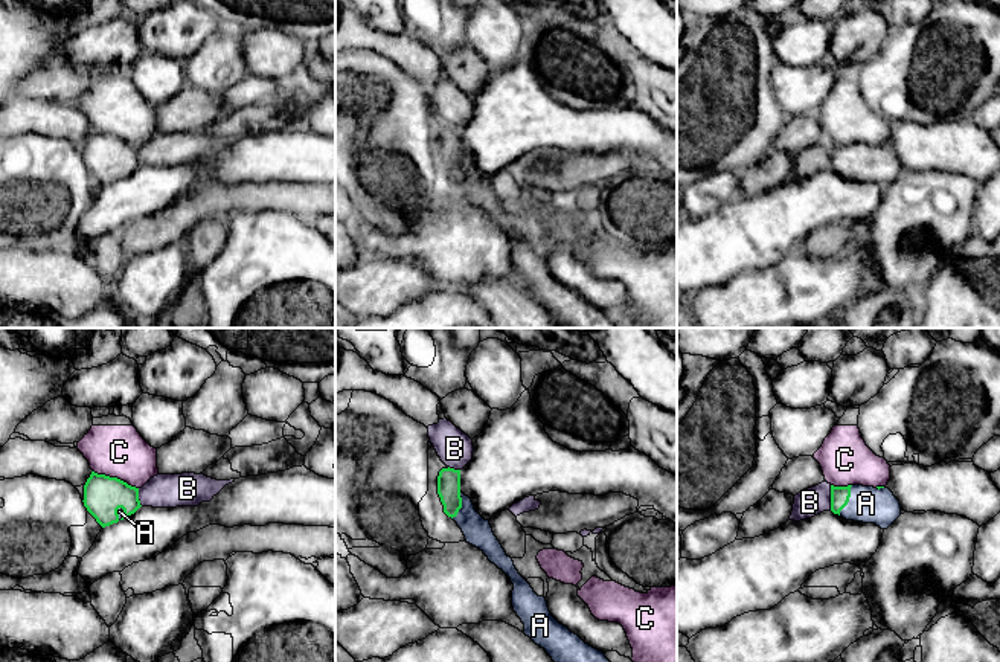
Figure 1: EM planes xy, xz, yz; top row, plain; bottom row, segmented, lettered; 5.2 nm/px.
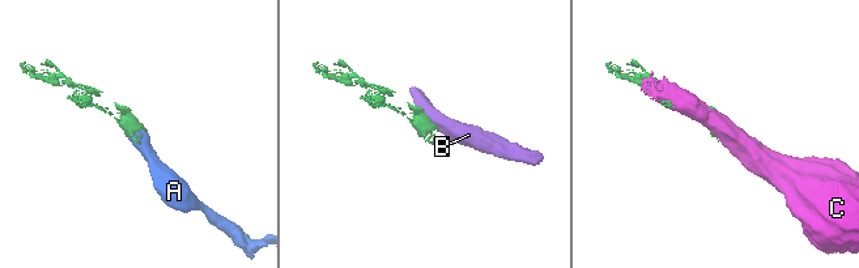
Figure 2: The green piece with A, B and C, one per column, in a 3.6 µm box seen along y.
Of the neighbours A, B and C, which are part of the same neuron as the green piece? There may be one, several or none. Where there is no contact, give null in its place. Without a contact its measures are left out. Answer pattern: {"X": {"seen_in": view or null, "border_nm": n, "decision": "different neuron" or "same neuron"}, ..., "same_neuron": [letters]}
{"A": {"seen_in": "yz", "border_nm": 180, "decision": "same neuron"}, "B": {"seen_in": "yz", "border_nm": 130, "decision": "different neuron"}, "C": {"seen_in": "xy", "border_nm": 260, "decision": "different neuron"}, "same_neuron": ["A"]}

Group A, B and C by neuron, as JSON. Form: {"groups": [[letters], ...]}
{"groups": [["A"], ["B"], ["C"]]}

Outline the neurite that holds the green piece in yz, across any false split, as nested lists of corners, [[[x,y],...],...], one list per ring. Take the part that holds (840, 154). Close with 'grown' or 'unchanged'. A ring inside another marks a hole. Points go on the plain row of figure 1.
[[[831,143],[831,169],[846,178],[887,188],[901,174],[901,163],[886,145]]] | grown

